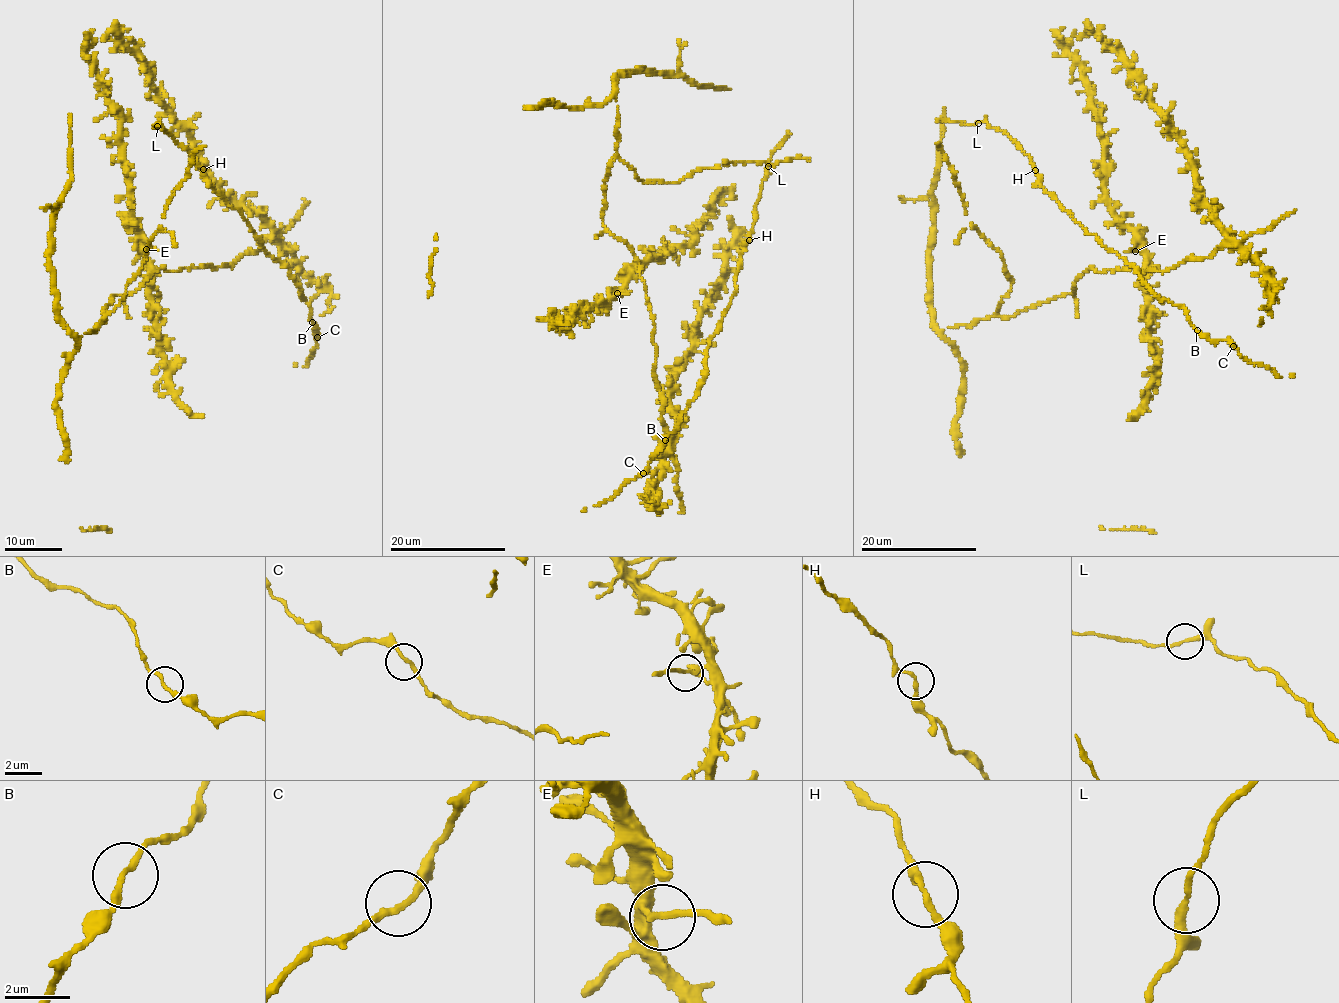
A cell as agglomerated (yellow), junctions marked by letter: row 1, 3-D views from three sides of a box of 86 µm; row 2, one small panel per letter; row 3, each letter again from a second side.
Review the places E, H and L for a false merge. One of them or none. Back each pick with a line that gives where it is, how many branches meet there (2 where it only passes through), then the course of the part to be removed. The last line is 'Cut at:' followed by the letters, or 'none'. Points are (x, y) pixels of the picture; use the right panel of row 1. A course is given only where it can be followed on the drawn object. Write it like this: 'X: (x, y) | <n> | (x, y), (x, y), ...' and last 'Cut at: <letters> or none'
Cut at: none

